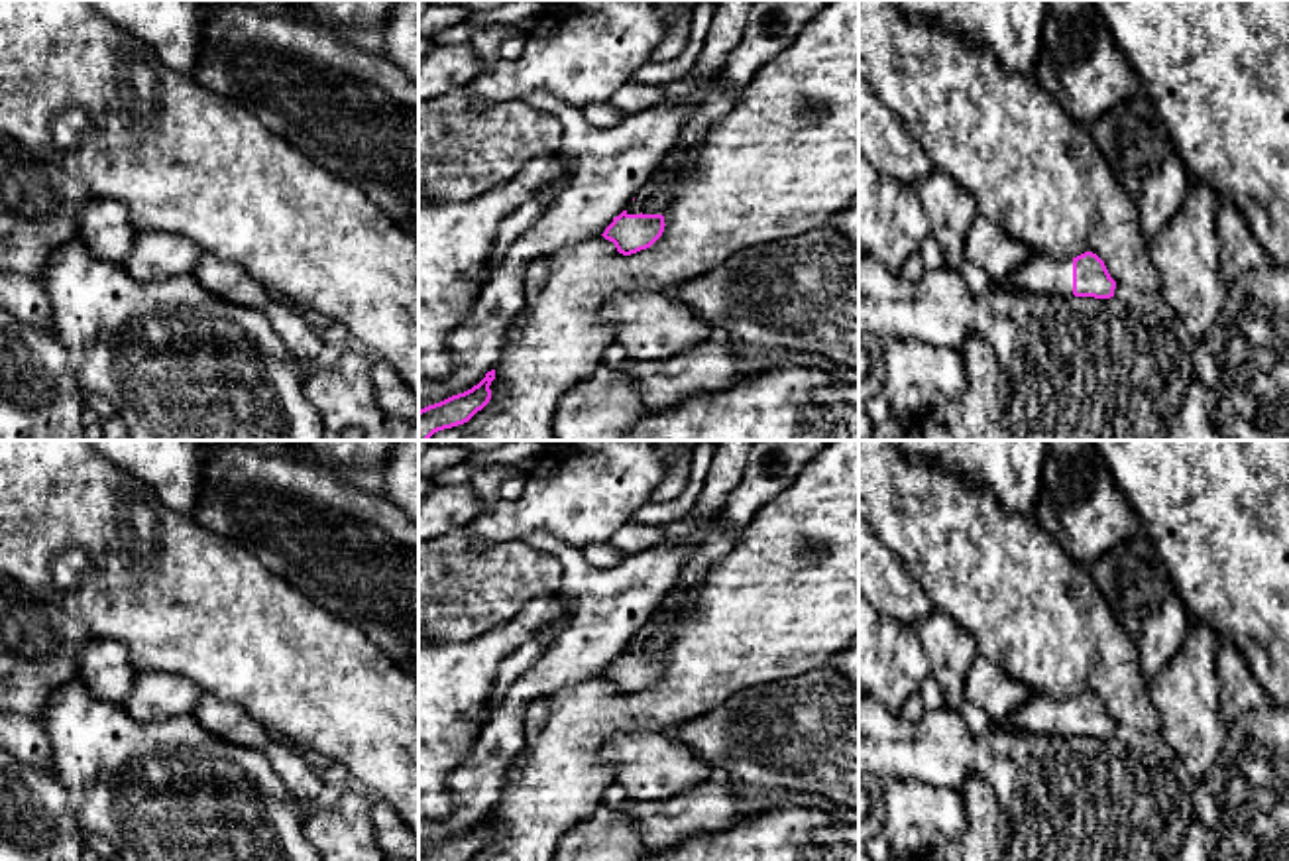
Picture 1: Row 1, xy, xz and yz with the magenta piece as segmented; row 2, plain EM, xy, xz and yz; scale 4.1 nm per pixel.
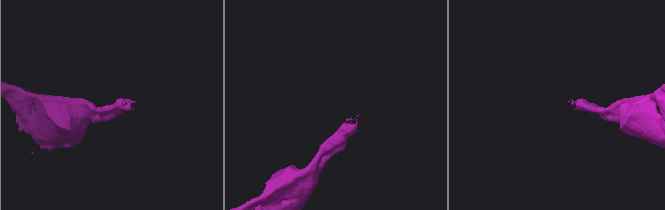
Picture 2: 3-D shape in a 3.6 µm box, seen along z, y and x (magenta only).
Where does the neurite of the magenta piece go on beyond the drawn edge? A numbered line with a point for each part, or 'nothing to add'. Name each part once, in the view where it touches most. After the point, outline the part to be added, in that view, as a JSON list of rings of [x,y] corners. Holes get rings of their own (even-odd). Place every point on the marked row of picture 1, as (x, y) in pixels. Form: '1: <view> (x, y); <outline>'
1: xz (728, 24); [[[715,0],[711,28],[694,69],[684,79],[664,86],[666,100],[698,96],[700,104],[682,126],[676,145],[664,155],[660,167],[627,204],[627,214],[662,214],[660,208],[648,210],[646,199],[670,175],[684,171],[692,163],[694,151],[703,142],[707,128],[729,114],[739,102],[739,90],[715,90],[709,85],[721,71],[727,55],[737,47],[753,2],[755,0]]]

